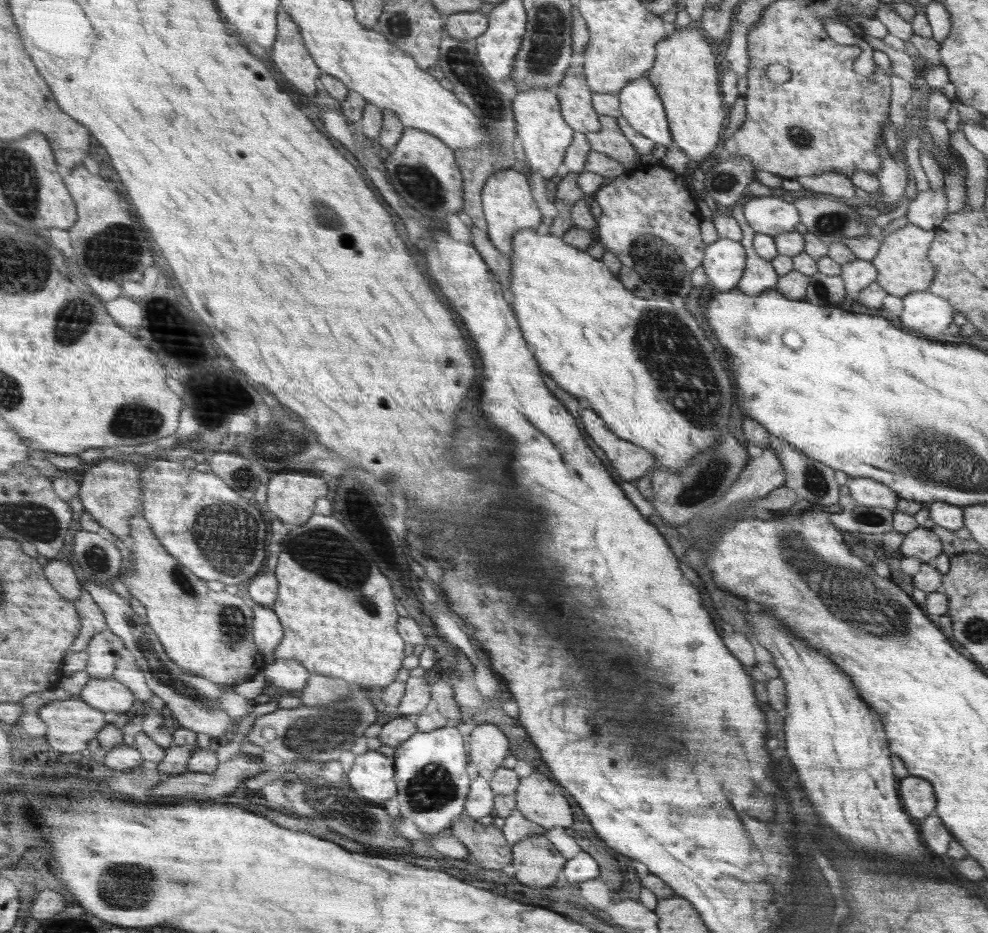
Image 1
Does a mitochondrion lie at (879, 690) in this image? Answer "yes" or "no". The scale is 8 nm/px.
no

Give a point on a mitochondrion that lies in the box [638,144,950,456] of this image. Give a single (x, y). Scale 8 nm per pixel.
(834, 222)

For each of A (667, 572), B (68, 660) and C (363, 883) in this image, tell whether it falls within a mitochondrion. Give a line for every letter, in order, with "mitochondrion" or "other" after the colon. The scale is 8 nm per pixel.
A: other
B: other
C: other

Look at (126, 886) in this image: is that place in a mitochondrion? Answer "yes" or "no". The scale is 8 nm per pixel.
yes

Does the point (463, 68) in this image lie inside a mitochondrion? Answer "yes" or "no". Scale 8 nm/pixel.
yes

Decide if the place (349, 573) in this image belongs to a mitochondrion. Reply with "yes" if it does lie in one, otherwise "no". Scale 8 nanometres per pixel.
yes

